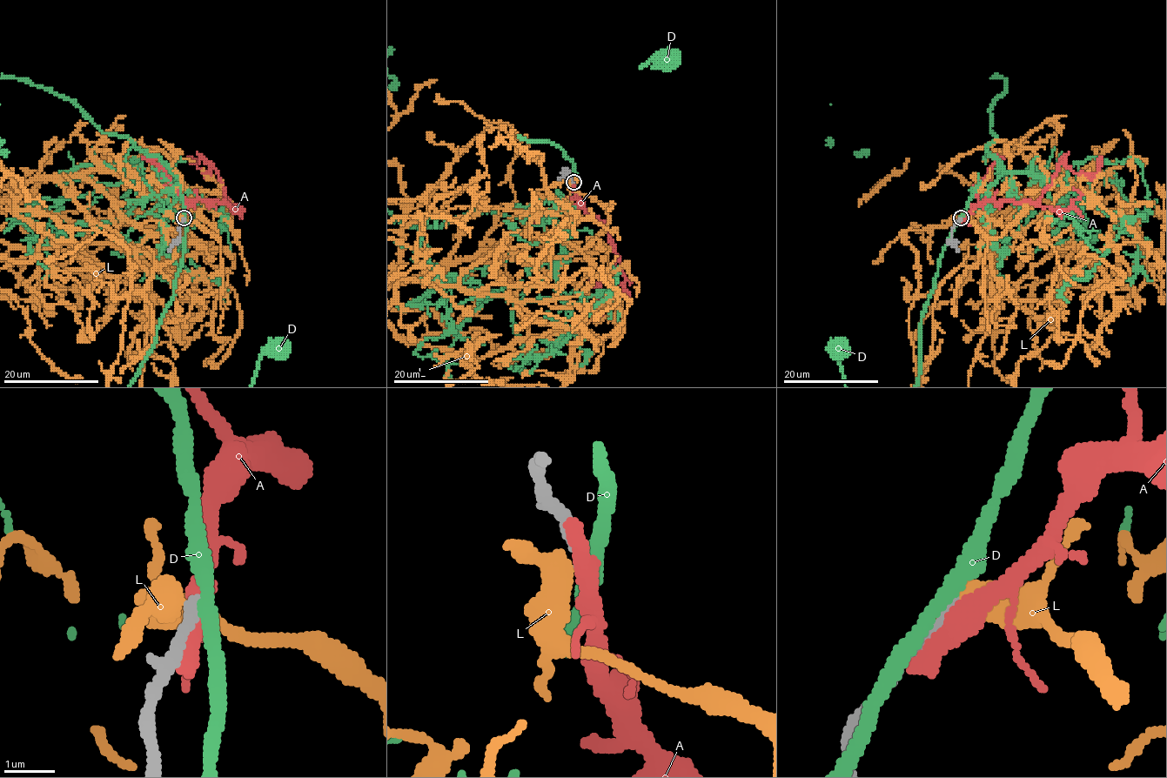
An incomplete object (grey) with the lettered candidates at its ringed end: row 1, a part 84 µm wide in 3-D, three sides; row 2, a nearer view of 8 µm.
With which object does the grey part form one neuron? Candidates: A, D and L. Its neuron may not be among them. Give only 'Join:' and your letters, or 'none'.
Join: none

